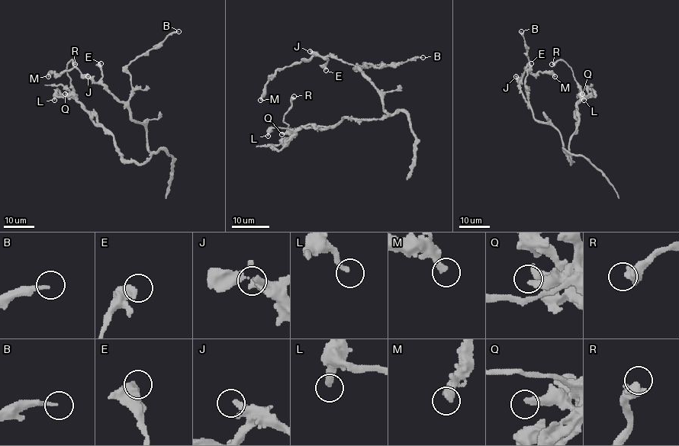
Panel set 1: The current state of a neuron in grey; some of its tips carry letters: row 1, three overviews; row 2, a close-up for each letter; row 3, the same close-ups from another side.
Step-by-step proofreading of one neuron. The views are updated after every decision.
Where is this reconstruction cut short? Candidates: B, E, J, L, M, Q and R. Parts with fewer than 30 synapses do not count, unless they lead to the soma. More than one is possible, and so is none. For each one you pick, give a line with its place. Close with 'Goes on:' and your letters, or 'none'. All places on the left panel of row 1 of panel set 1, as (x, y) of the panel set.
L: Place: (54, 100)
M: Place: (48, 76)
Goes on: L, M

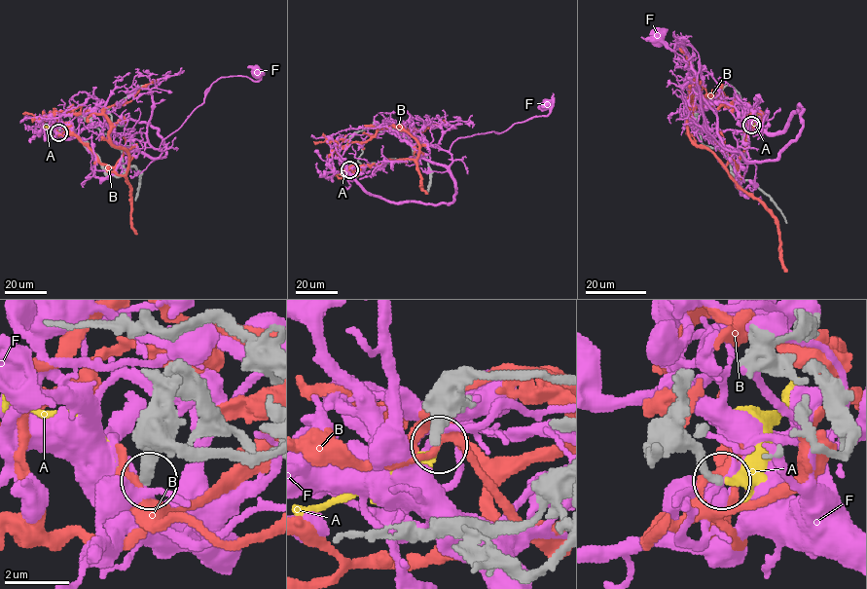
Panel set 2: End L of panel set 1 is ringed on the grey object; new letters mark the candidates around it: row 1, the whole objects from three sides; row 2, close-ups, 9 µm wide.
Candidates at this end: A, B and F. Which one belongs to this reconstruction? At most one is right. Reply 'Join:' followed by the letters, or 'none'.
Join: A

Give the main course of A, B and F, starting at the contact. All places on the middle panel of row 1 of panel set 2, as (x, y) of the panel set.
A: (349, 169), (339, 174), (329, 165)
B: (348, 168), (415, 160), (419, 143), (400, 125), (381, 128), (364, 142), (313, 141)
F: (348, 168), (412, 157), (449, 165), (458, 138), (547, 116), (547, 104)

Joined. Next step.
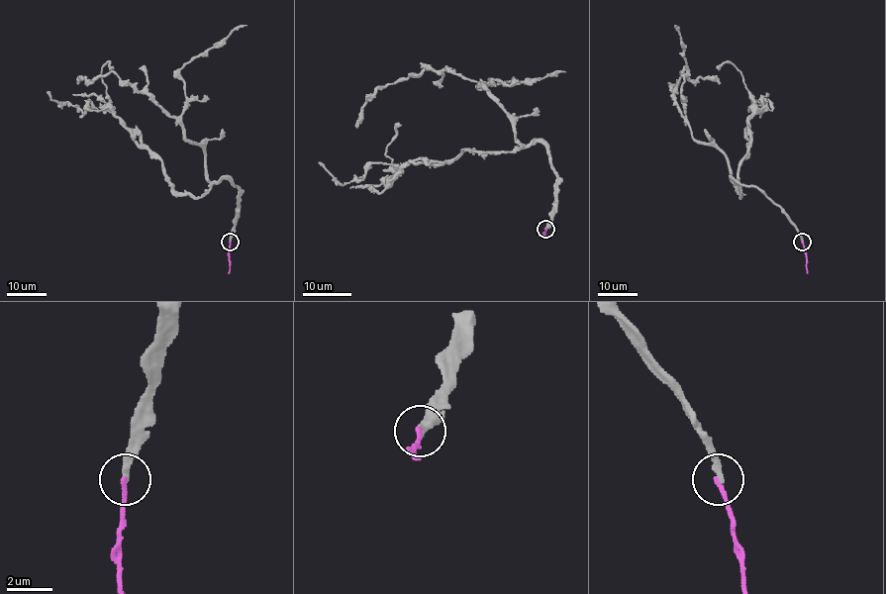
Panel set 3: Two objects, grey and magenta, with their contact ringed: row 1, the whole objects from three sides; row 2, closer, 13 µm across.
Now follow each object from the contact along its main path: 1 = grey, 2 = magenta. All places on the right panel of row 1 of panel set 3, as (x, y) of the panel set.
1: (802, 241), (759, 190), (732, 178), (735, 188), (739, 197), (748, 110), (766, 102), (748, 91)
2: (802, 241), (808, 273)

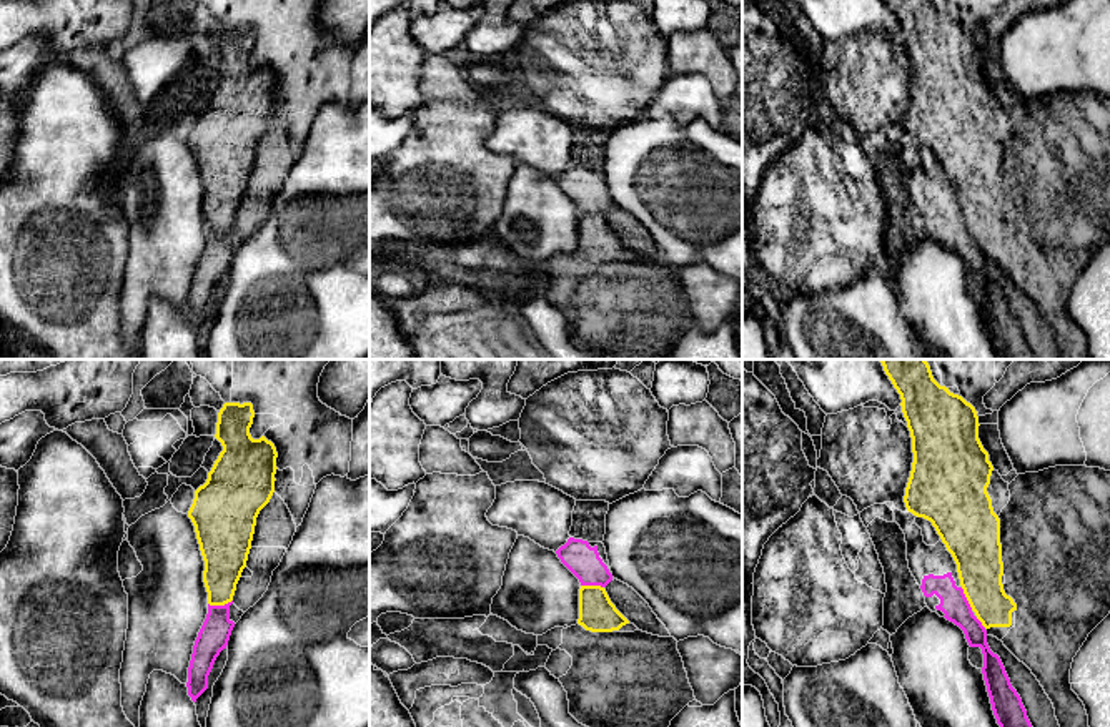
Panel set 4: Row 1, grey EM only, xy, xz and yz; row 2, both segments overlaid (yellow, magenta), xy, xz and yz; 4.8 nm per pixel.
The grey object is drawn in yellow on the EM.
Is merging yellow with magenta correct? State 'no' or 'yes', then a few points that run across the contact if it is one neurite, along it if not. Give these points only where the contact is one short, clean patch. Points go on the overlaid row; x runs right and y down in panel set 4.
no | xy (232, 599), (223, 604), (208, 604)

